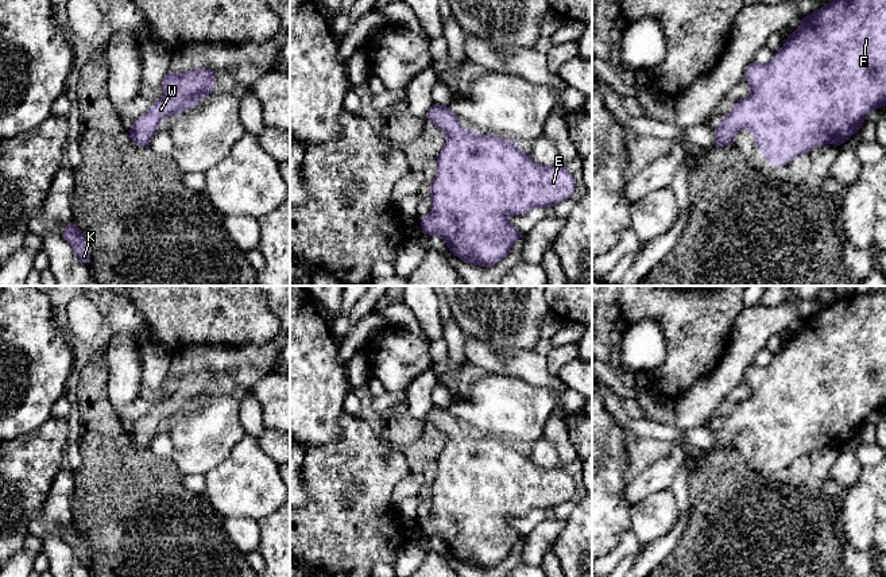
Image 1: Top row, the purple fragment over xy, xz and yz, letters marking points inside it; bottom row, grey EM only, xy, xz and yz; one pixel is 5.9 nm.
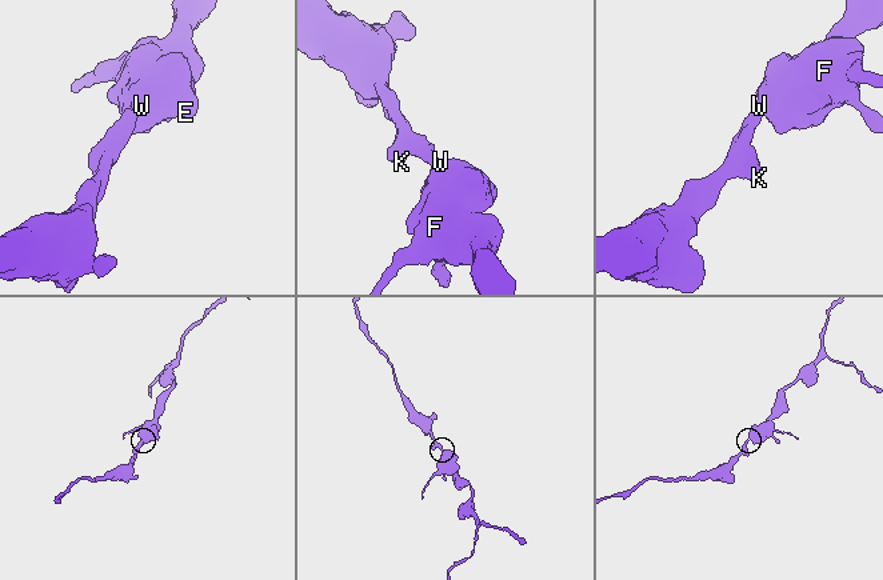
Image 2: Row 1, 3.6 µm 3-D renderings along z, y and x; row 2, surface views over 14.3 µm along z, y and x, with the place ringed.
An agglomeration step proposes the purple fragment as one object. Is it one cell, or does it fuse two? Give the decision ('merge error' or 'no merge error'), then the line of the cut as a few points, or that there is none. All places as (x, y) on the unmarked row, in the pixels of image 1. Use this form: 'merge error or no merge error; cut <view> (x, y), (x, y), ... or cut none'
no merge error; cut none

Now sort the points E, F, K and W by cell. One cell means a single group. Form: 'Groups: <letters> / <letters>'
Groups: E F K W

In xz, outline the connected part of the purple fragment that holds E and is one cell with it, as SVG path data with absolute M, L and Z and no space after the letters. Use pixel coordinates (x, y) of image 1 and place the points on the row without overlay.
M436 407L425 417L440 433L446 434L446 445L436 460L437 475L430 485L430 497L434 512L418 523L426 539L438 537L449 550L450 555L479 569L491 569L503 562L512 547L525 541L525 535L514 530L507 518L523 516L531 510L549 510L570 500L576 491L573 477L564 465L543 469L535 465L530 456L522 454L515 444L494 437L476 437L473 431L464 430L450 408Z

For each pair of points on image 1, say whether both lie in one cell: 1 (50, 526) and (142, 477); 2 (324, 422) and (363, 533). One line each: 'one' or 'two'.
1: two
2: two

